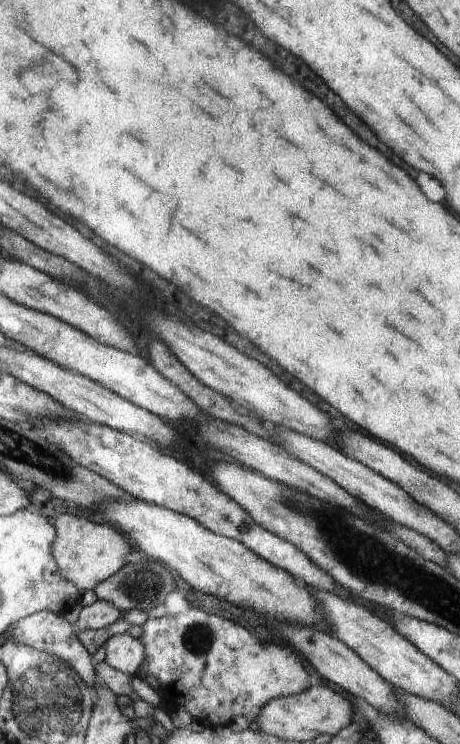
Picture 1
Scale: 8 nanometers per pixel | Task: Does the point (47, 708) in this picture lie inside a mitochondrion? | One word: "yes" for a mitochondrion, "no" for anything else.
yes

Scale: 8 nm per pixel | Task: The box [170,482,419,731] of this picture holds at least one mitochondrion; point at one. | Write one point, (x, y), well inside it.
(199, 638)

